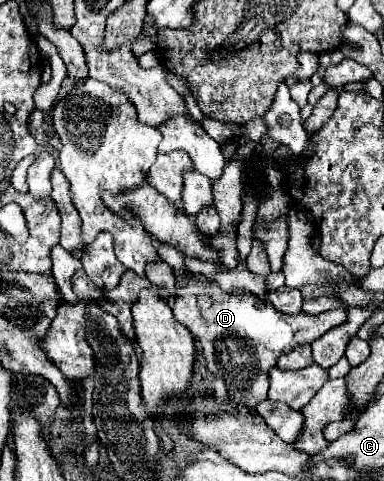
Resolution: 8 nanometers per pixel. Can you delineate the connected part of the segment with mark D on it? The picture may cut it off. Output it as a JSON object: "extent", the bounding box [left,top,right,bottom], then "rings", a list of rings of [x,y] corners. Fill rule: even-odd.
{"extent":[152,237,346,405],"rings":[[[152,237],[152,245],[158,257],[174,269],[178,269],[178,297],[172,307],[178,323],[190,329],[204,349],[204,359],[212,375],[218,375],[226,381],[228,395],[232,401],[242,401],[244,405],[254,405],[266,399],[268,377],[266,373],[276,365],[282,353],[290,353],[300,343],[312,343],[322,337],[326,331],[346,323],[346,307],[328,309],[318,317],[300,313],[298,317],[286,317],[278,313],[268,301],[258,301],[256,297],[230,297],[222,293],[214,283],[206,281],[200,275],[186,275],[184,261],[172,245]],[[192,299],[196,299],[200,313],[192,313]]]}

